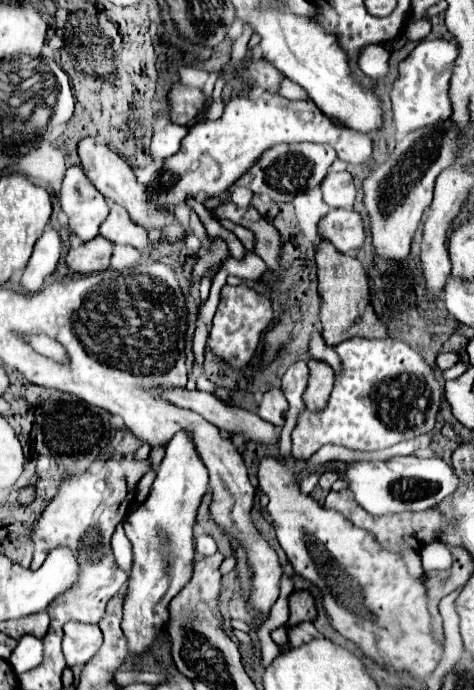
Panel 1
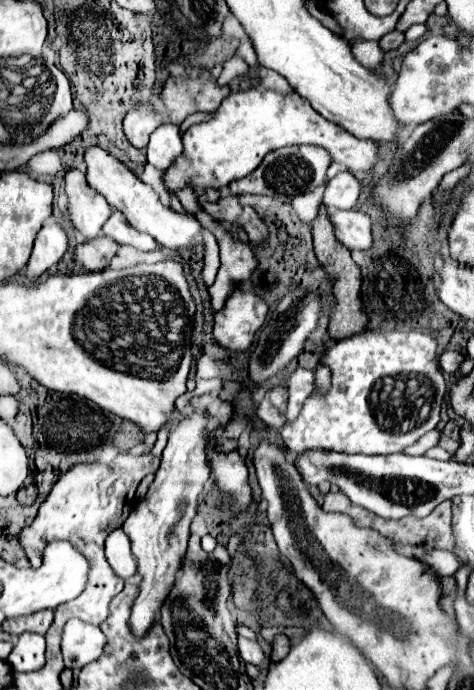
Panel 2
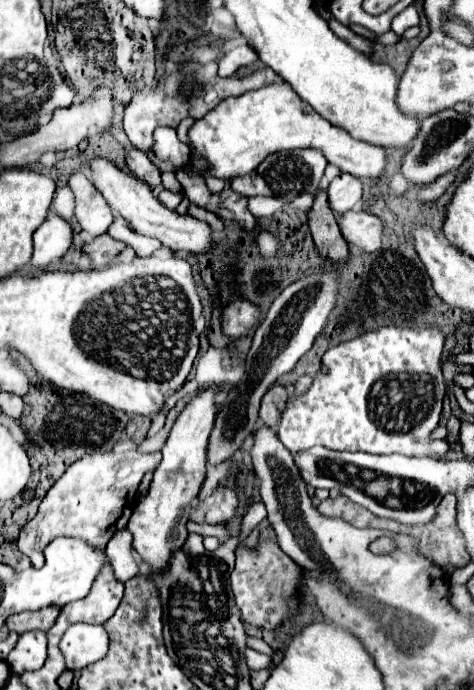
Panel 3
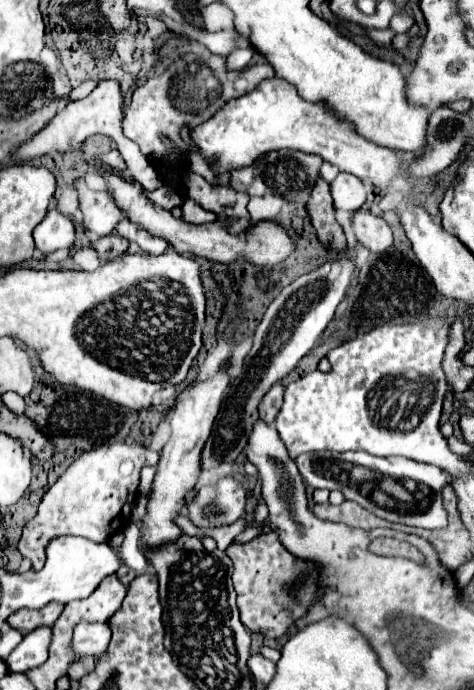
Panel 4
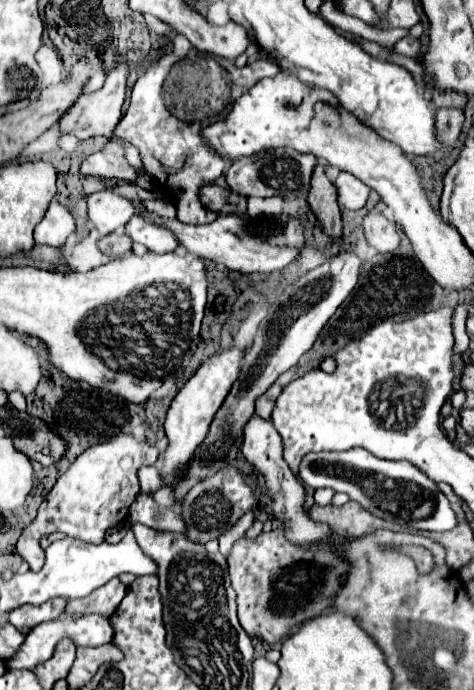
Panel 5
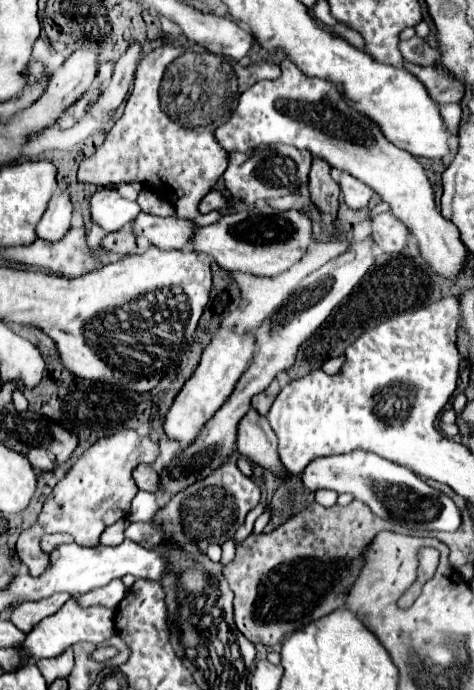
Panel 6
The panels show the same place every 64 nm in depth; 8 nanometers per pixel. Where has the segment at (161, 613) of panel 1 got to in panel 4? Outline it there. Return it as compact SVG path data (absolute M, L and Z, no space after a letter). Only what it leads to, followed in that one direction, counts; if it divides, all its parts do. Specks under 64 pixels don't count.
M222 366L216 376L212 376L206 382L196 382L192 388L186 388L188 396L180 396L176 400L170 422L172 436L160 454L154 484L148 494L146 514L140 520L140 542L144 548L160 548L160 544L168 544L168 540L176 540L176 536L182 536L182 530L176 526L174 518L180 516L180 510L186 506L186 494L192 492L198 482L202 470L200 452L210 436L226 388L228 388L228 374L226 368Z

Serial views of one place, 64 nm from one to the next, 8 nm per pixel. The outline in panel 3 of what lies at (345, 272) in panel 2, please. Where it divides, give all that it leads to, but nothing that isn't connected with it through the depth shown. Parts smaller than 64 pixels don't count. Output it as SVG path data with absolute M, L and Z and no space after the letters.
M318 192L310 218L308 218L308 226L310 226L320 258L326 258L332 262L348 262L348 256L350 256L348 244L342 238L334 212L328 206L326 192Z

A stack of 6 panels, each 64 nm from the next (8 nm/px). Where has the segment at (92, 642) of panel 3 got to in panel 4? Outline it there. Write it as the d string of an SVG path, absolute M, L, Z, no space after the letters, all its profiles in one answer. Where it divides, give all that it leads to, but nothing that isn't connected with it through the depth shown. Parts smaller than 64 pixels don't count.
M80 622L74 626L70 648L74 652L74 660L82 660L82 656L104 656L110 642L110 628L108 624L90 624Z

